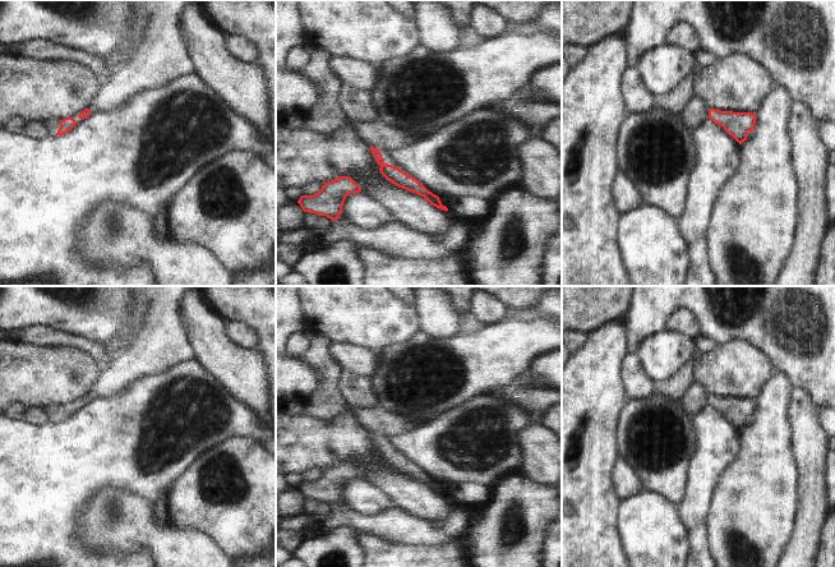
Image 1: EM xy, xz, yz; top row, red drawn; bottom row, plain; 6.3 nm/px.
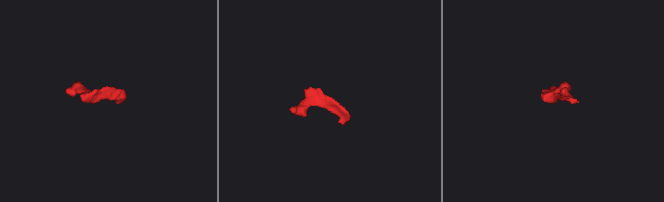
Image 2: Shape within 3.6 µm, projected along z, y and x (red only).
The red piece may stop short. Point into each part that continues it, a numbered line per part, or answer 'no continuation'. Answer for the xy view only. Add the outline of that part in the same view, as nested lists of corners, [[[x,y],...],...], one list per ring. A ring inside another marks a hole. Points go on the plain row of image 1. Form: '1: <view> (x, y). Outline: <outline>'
1: xy (54, 413). Outline: [[[60,406],[45,409],[49,412],[49,421],[56,423],[56,419],[60,414]]]

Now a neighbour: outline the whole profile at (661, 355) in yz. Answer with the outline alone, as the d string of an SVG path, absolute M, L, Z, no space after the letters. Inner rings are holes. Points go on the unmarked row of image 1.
M663 331L646 338L637 354L655 386L660 386L673 378L695 355L695 341L669 331Z

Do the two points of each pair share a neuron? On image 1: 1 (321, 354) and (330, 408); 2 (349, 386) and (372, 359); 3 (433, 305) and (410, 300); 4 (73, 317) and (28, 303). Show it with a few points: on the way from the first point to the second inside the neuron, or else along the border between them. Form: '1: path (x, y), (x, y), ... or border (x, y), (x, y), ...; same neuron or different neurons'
1: path (330, 367), (330, 395); same neuron
2: border (342, 370), (368, 377); different neurons
3: border (416, 299), (414, 307); different neurons
4: path (61, 305), (58, 303), (40, 303); same neuron

